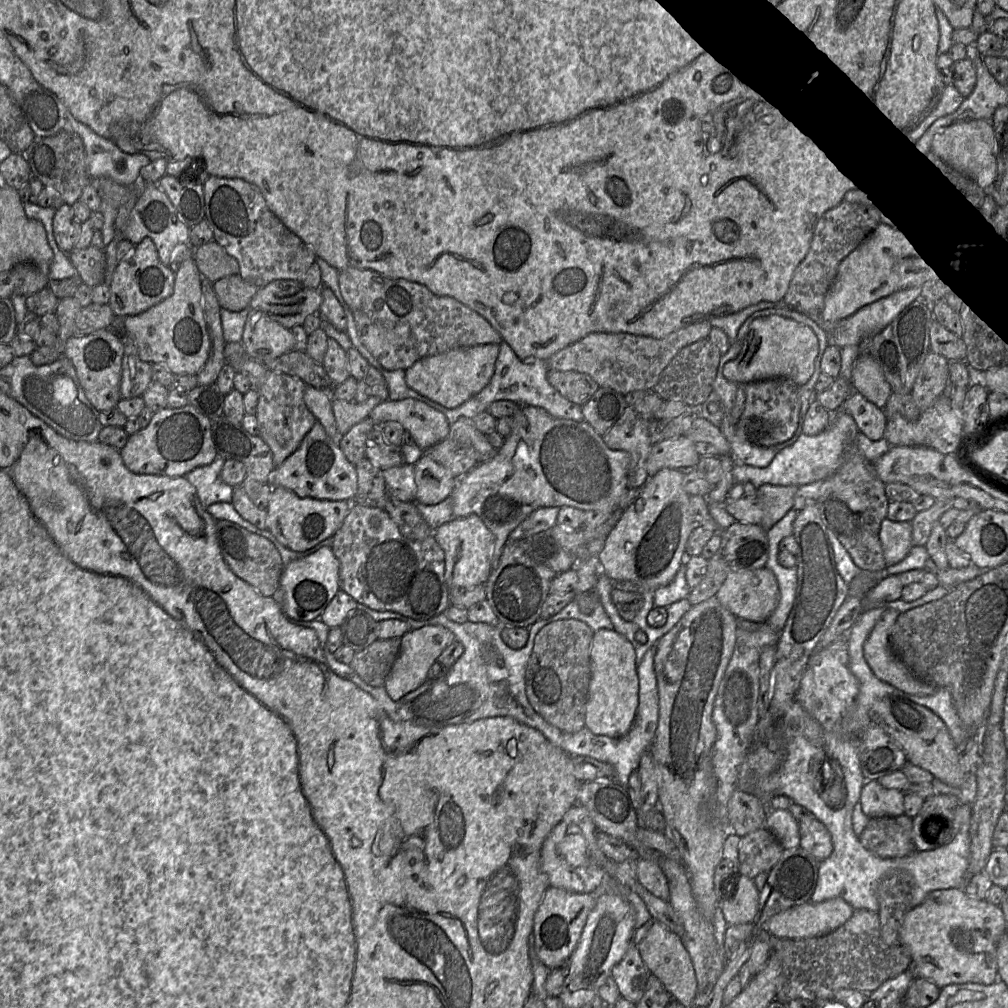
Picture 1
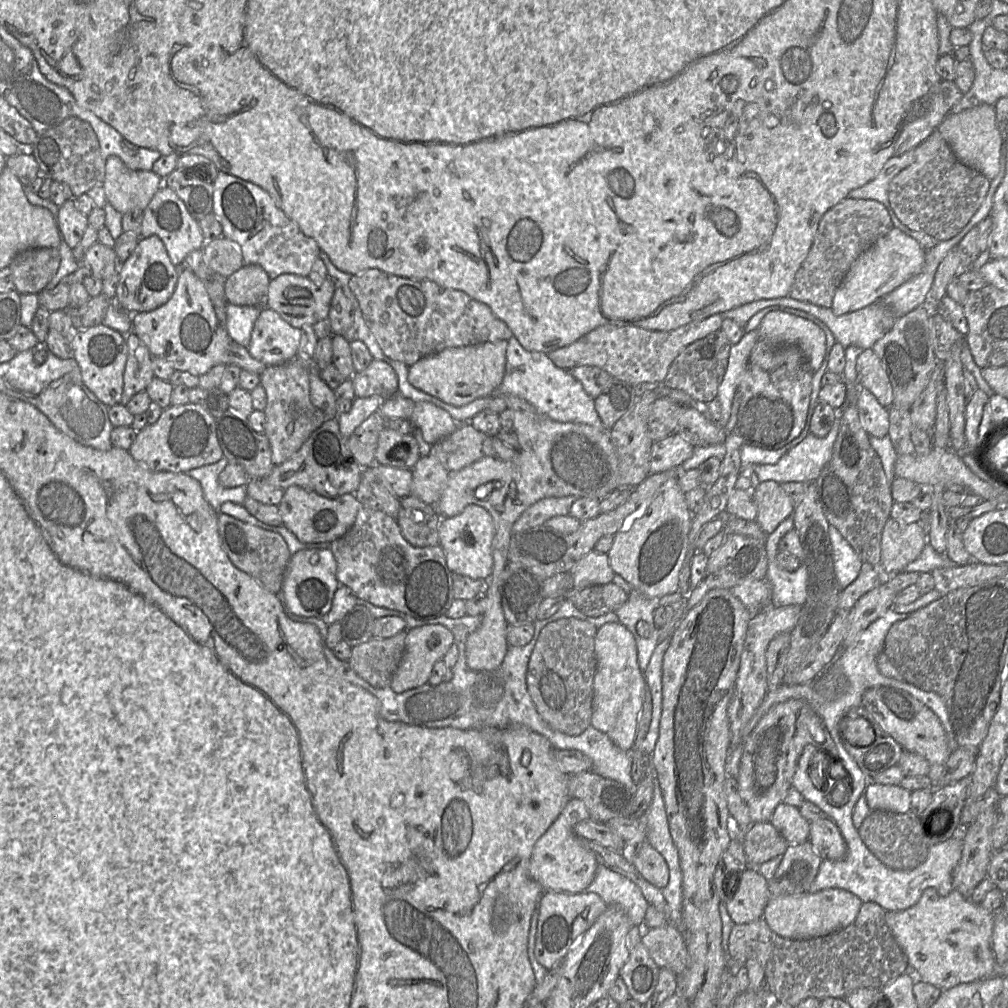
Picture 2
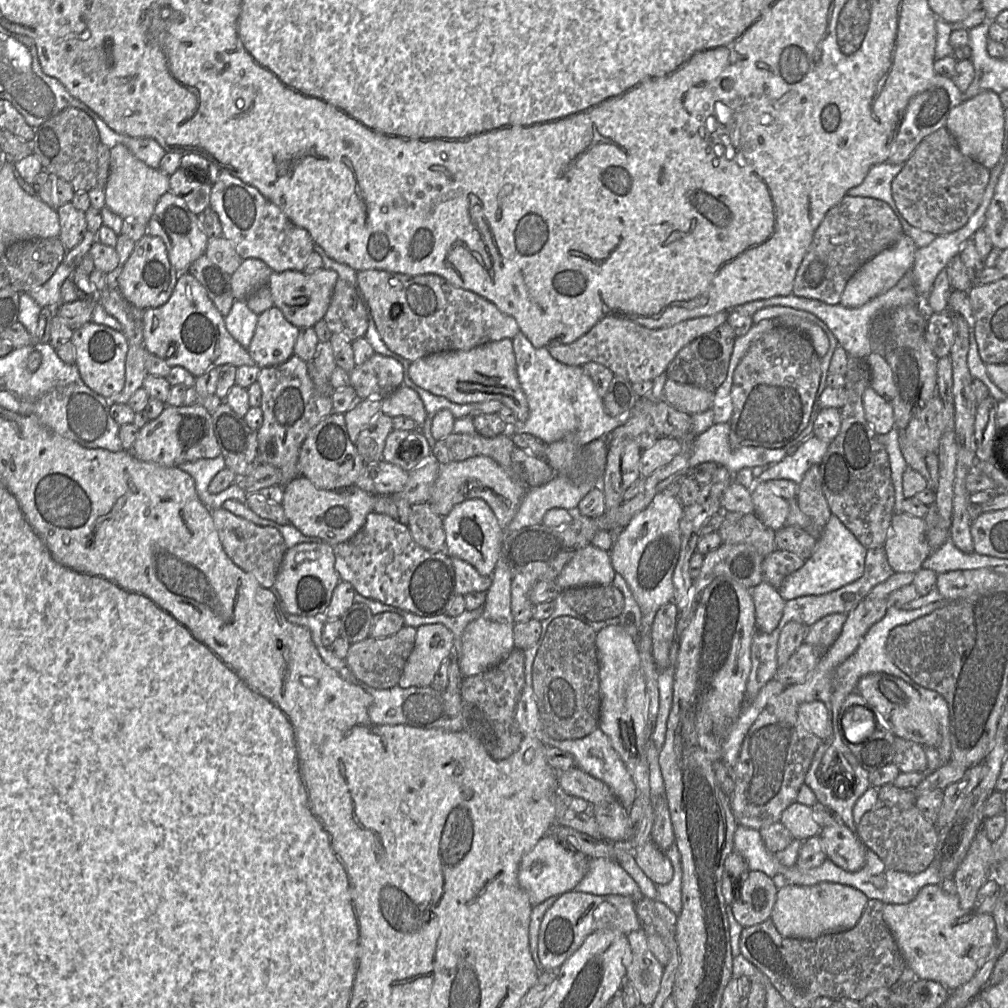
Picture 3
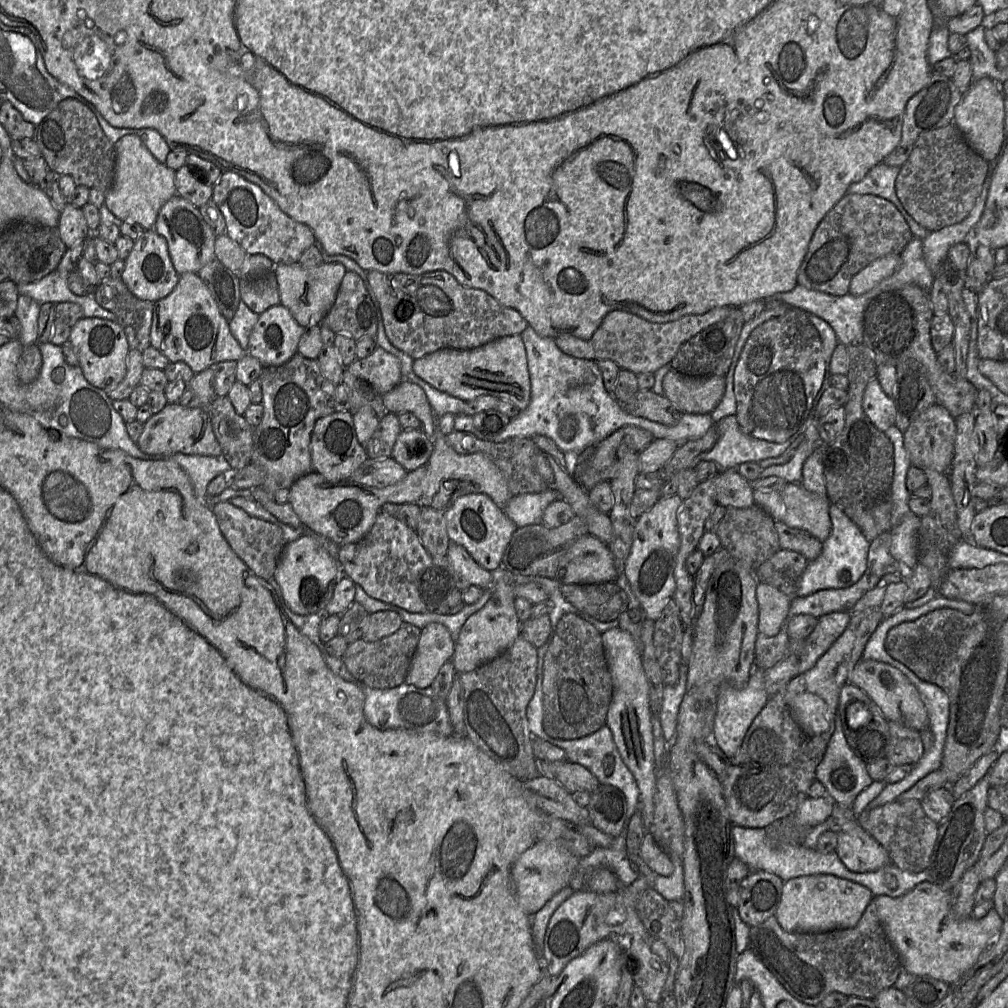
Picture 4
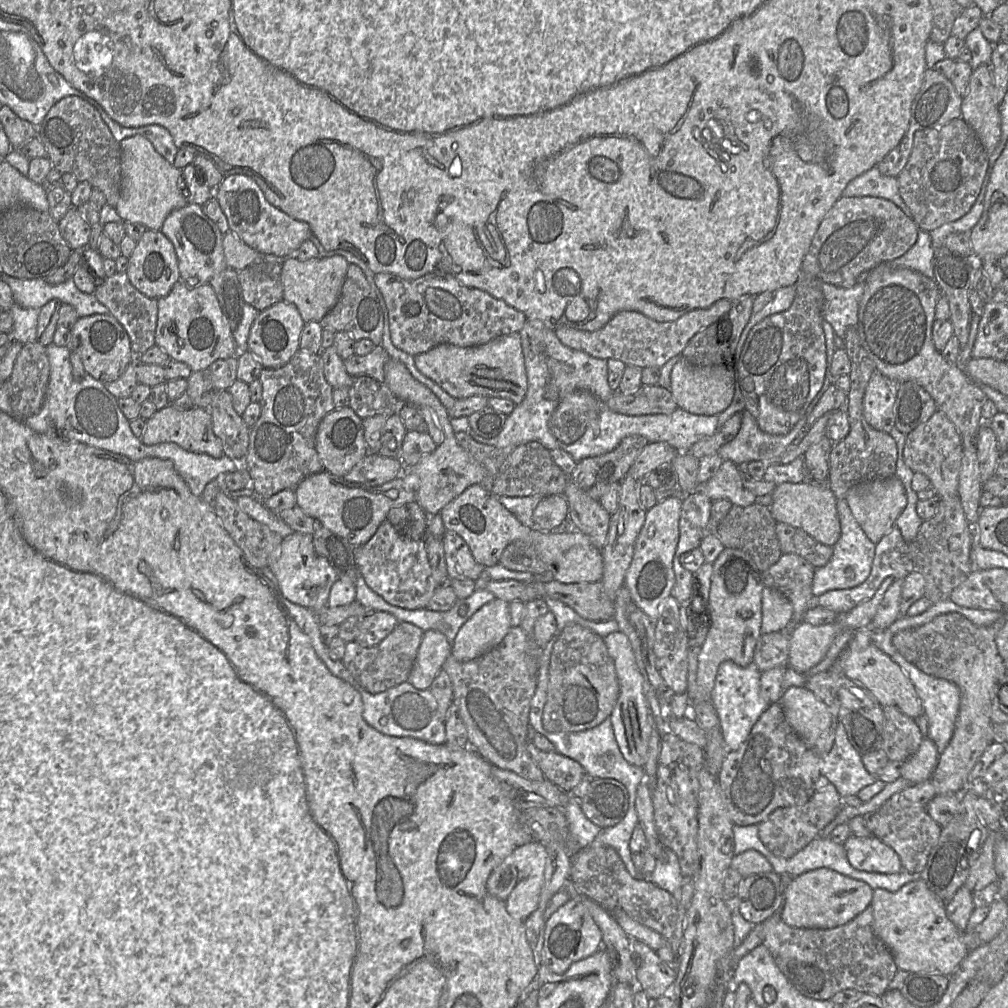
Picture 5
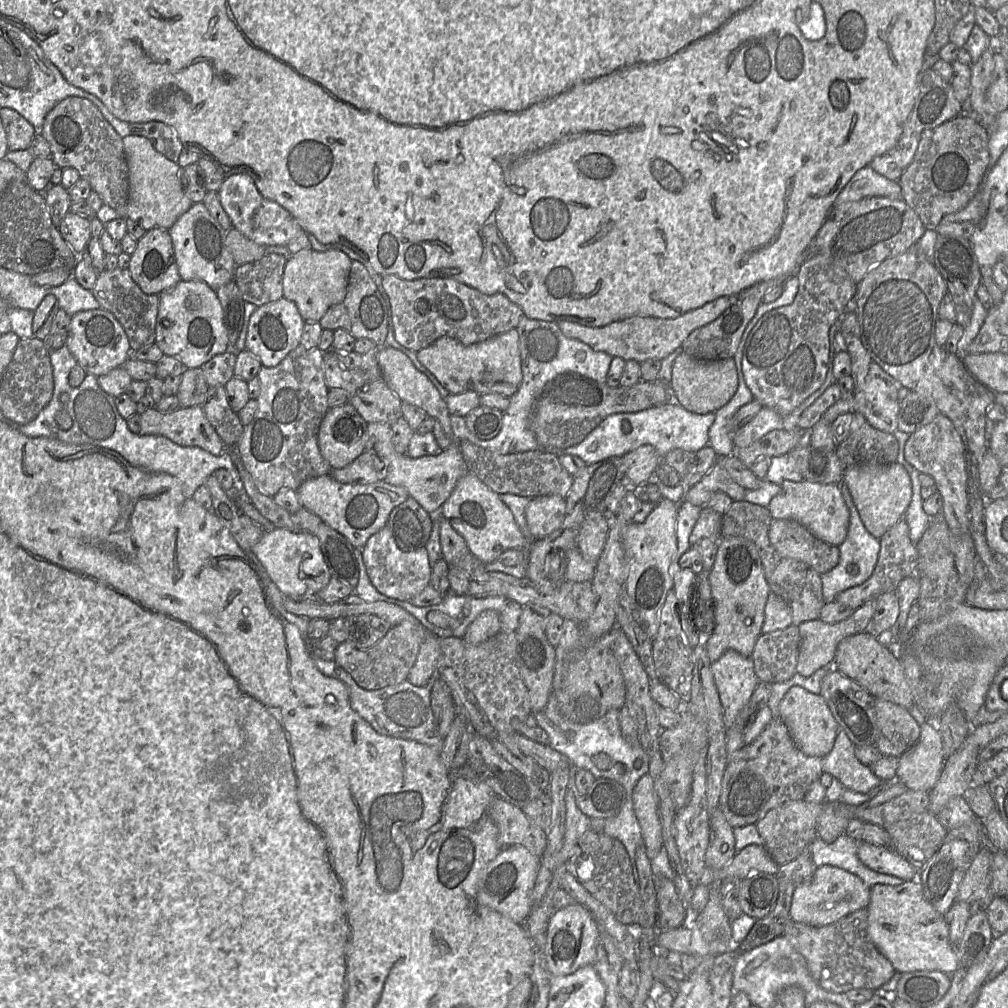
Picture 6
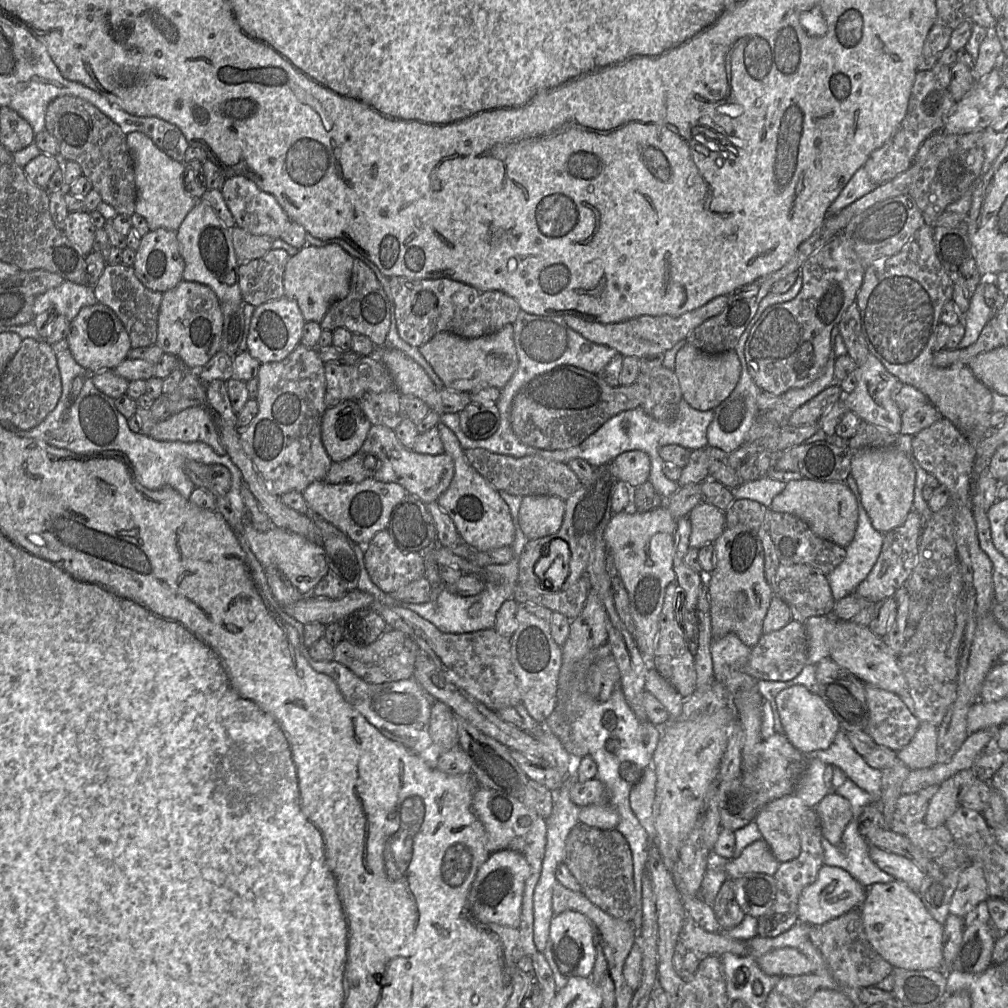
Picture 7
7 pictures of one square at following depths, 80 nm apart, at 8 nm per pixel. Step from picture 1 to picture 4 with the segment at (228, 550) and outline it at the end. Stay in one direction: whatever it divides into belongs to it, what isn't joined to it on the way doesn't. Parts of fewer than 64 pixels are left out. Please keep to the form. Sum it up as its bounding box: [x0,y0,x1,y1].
[211,500,286,581]

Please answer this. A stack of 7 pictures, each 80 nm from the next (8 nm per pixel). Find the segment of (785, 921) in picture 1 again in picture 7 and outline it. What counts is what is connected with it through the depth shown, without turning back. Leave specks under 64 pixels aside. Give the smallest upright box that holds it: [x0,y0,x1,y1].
[798,865,867,926]

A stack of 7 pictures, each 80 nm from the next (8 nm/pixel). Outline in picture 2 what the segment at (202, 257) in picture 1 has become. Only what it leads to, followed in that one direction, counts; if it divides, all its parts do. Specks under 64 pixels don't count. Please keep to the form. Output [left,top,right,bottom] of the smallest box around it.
[202,237,244,277]

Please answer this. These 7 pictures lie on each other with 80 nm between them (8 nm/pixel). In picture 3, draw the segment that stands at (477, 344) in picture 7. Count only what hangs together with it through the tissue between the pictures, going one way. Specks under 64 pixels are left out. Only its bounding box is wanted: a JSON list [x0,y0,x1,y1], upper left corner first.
[409,339,529,421]

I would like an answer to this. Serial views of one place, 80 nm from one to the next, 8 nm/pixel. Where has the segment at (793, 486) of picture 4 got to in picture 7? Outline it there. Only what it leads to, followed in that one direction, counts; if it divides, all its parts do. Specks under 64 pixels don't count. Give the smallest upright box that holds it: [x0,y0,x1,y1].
[769,478,857,548]

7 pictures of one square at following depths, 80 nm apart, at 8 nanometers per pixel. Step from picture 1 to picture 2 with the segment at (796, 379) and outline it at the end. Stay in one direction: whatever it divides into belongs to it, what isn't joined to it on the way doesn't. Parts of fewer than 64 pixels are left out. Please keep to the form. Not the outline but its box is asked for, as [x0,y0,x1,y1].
[757,311,825,372]

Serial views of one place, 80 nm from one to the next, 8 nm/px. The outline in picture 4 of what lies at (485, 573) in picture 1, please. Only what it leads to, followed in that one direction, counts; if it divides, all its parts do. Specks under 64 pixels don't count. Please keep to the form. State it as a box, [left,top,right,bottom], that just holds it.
[443,495,517,572]

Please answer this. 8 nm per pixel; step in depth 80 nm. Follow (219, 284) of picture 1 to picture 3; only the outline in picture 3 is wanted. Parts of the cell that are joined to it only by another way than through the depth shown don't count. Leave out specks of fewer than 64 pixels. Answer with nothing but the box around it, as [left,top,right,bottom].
[231,258,273,300]

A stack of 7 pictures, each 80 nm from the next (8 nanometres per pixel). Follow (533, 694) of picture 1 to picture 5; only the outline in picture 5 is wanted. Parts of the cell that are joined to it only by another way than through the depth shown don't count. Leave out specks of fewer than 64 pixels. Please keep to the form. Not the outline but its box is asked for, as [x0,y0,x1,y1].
[542,624,620,733]

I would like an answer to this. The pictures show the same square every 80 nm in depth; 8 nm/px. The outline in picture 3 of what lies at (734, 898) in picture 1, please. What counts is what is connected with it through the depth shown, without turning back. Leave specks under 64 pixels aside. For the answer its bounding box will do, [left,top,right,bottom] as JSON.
[731,870,778,928]

